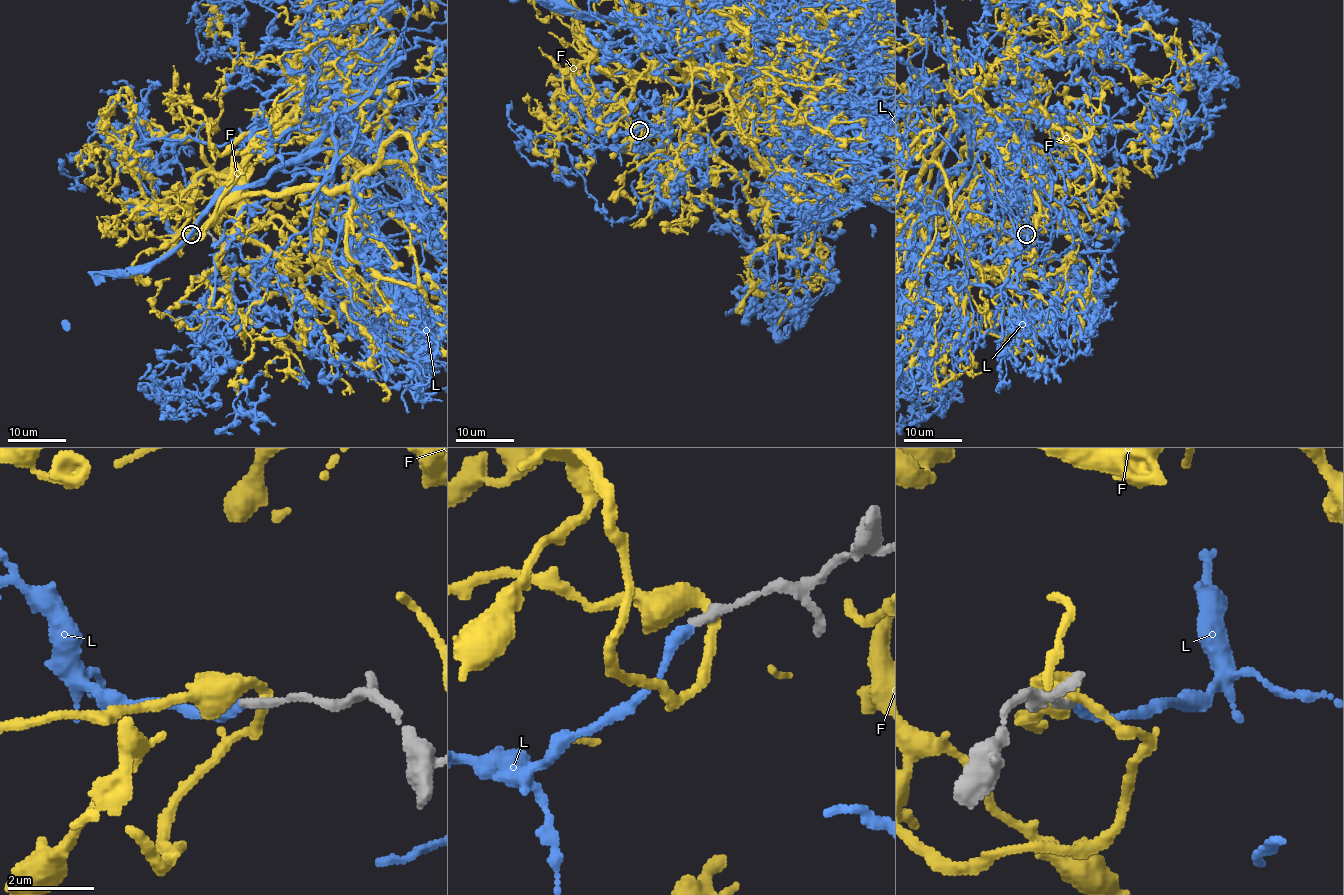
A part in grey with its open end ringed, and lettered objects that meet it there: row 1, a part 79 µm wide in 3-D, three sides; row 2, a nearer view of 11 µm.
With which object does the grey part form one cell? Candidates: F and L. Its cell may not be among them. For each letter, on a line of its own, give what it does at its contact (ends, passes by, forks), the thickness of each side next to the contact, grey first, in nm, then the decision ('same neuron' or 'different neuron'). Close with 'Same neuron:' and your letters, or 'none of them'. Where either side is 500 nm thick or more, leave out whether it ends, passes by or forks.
F: it passes by | 240/260 nm | different neuron
L: it ends | 220/300 nm | same neuron
Same neuron: L

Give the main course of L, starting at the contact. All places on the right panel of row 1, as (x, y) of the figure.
L: (1026, 235), (1044, 229), (1034, 169), (976, 123), (915, 155), (975, 174), (937, 188), (914, 265)

